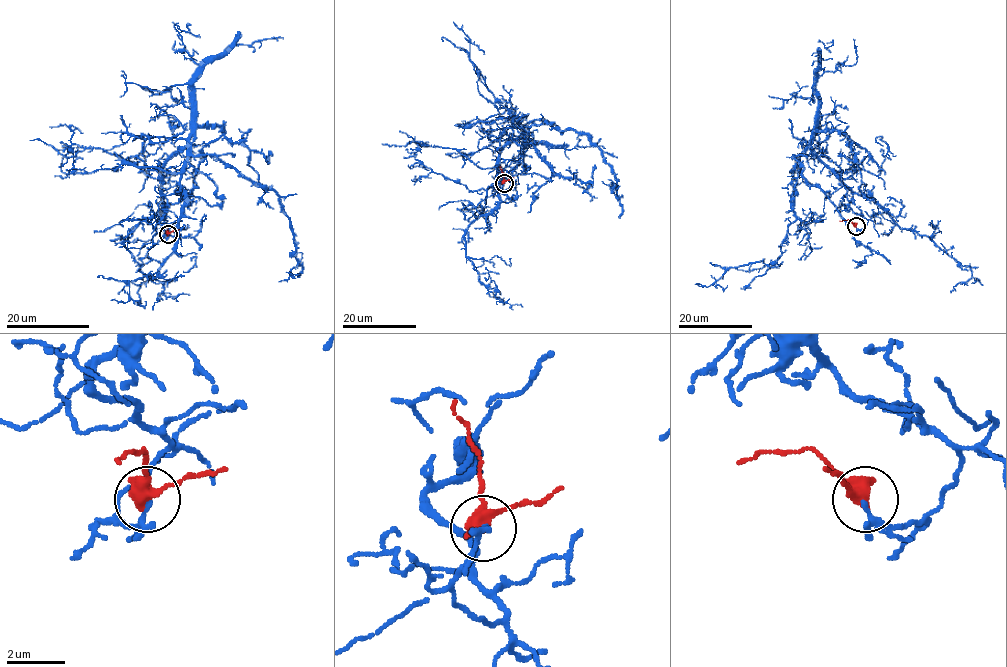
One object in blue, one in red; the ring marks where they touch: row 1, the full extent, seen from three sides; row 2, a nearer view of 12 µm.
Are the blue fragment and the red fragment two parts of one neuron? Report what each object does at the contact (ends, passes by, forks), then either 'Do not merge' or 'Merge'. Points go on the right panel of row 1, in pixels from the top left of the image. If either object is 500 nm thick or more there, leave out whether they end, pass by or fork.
At the ring blue passes by. At the ring red passes by. Do not merge

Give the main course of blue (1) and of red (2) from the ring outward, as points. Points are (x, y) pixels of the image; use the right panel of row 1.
1: (856, 226), (868, 221), (851, 209), (849, 190), (808, 148), (795, 170), (795, 219), (779, 258), (695, 284)
2: (856, 225), (849, 219), (839, 221)

